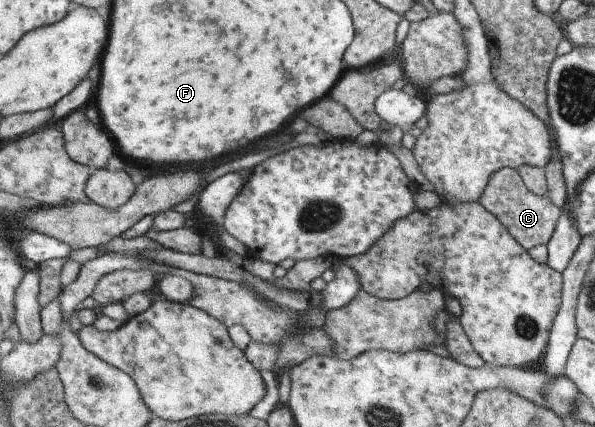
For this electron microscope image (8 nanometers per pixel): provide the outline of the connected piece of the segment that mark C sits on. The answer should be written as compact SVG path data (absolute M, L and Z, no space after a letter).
M502 167L489 174L478 201L485 209L490 209L501 223L506 223L510 236L524 250L538 244L546 244L561 213L560 209L544 196L539 197L530 193L512 167Z

